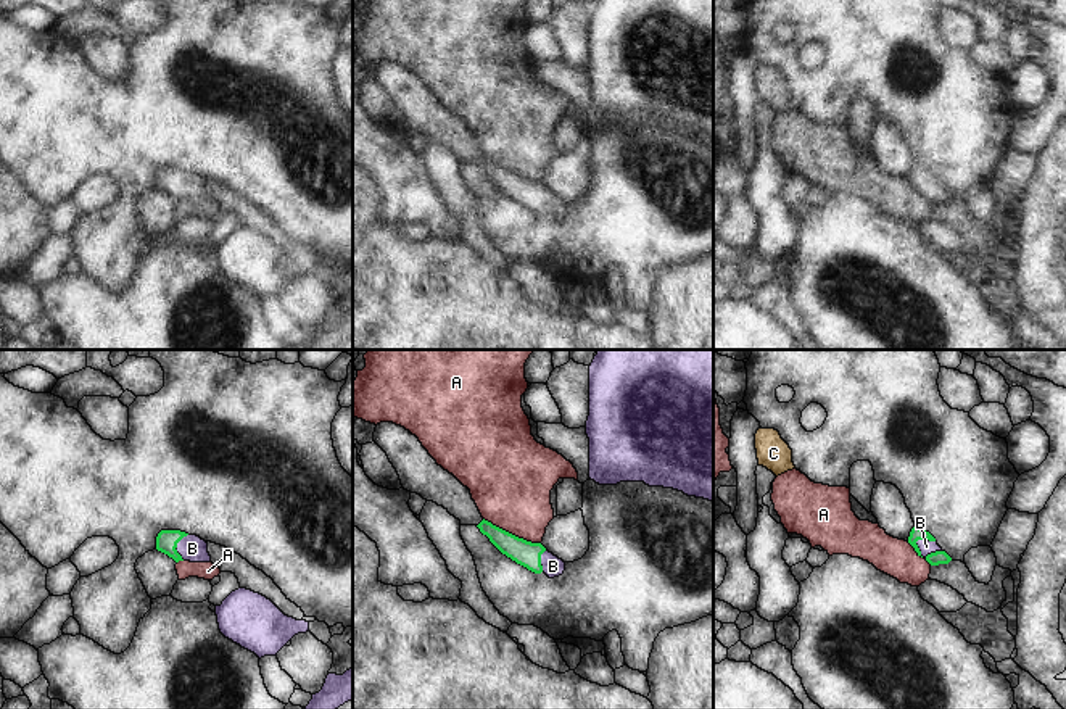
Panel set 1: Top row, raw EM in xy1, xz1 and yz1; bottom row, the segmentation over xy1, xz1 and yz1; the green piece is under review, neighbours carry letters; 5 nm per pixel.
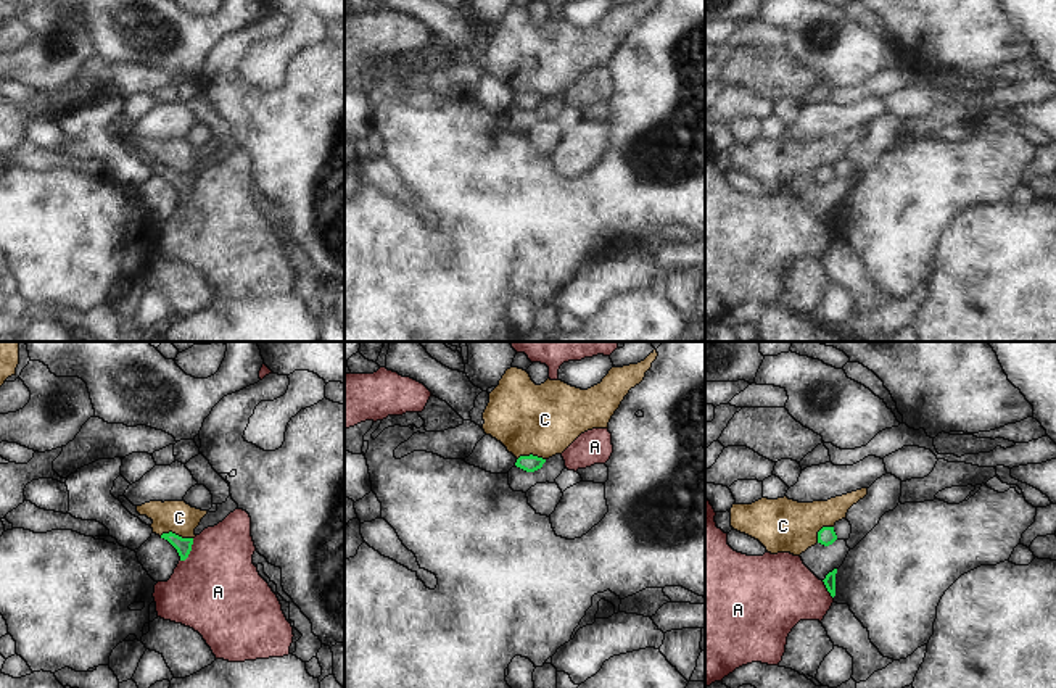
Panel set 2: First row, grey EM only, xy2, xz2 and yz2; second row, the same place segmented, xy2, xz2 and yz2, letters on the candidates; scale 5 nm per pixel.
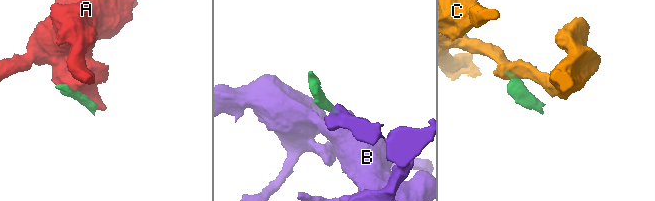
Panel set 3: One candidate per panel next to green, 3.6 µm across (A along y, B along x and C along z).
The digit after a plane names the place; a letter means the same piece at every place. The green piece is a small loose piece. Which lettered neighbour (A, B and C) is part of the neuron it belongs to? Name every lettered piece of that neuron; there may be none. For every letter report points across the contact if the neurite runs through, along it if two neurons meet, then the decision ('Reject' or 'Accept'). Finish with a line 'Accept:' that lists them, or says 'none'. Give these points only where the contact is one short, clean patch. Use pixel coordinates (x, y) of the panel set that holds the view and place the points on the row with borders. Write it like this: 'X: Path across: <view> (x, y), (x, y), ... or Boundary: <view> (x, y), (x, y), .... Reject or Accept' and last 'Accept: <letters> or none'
A: Reject
B: Path across: yz1 (917, 534), (917, 543), (926, 556), (926, 547). Accept
C: Boundary: xy2 (160, 535), (174, 532), (192, 538). Reject
Accept: B.

